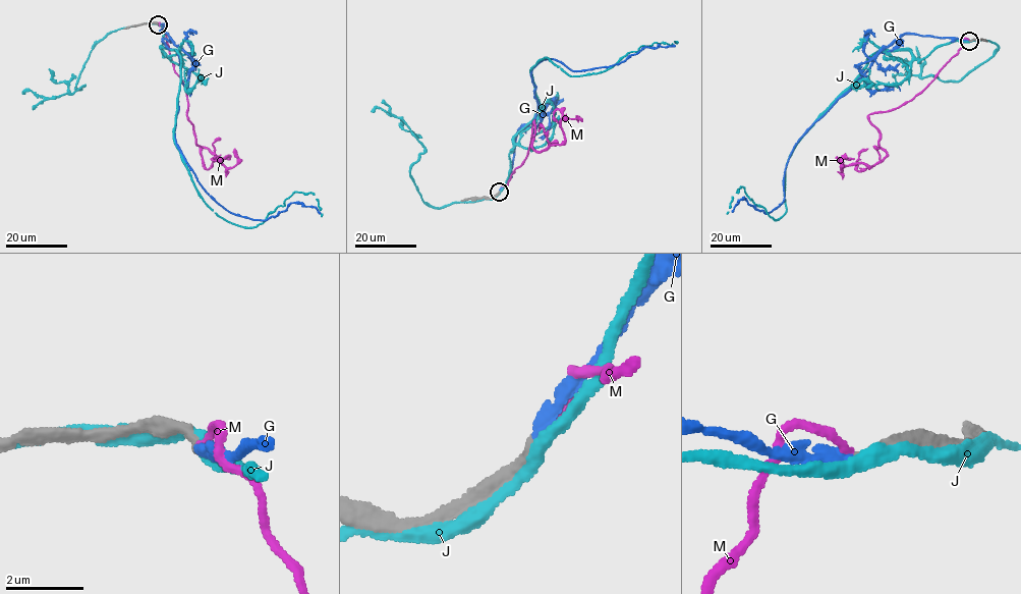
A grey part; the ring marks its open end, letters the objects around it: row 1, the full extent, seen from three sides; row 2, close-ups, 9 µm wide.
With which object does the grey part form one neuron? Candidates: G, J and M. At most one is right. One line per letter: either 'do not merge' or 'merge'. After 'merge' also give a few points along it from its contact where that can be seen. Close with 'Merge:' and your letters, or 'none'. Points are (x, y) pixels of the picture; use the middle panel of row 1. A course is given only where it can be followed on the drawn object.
G: merge; it runs (499, 192), (510, 174), (516, 133), (537, 112), (530, 73), (543, 60), (589, 70), (646, 47), (675, 45)
J: do not merge
M: do not merge
Merge: G

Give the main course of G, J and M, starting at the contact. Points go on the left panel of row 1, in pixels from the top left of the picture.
G: (157, 24), (179, 56), (174, 133), (200, 184), (251, 219), (275, 216), (291, 203), (320, 213)
J: (154, 22), (164, 54), (181, 60), (173, 137), (197, 194), (242, 226), (295, 192), (312, 192), (321, 216)
M: (157, 24), (186, 92), (196, 144), (229, 157), (221, 163), (227, 167), (237, 163), (234, 148)

